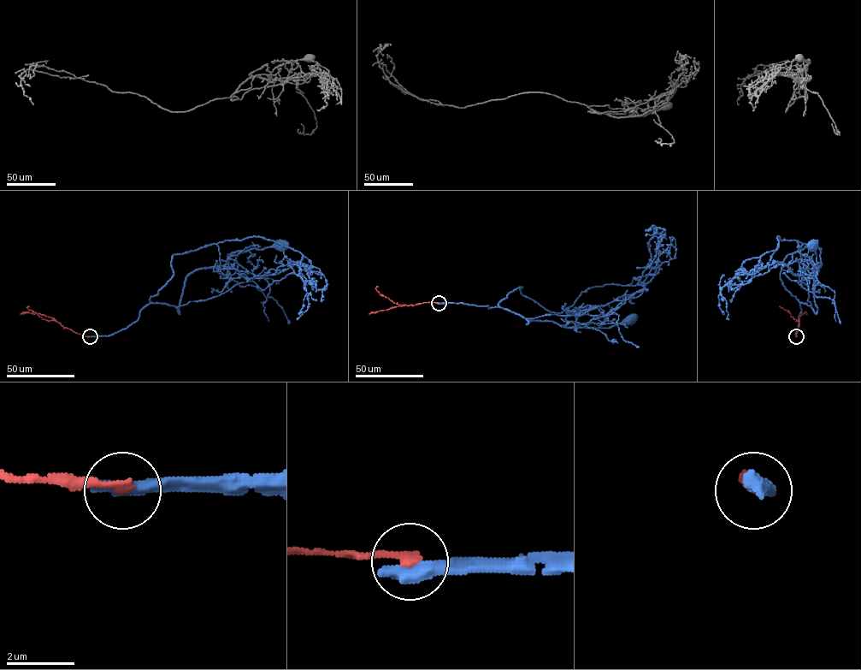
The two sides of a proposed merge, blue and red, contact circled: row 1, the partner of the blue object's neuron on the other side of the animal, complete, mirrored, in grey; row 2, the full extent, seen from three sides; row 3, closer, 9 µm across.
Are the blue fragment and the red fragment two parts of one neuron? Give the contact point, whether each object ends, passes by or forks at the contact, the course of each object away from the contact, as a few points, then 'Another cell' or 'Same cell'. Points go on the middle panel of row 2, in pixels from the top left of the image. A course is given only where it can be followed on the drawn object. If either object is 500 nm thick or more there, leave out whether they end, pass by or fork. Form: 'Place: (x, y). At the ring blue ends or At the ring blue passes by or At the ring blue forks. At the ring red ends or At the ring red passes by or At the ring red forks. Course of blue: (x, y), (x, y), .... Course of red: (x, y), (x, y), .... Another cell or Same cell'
Place: (439, 303). Course of blue: (438, 303), (499, 307), (522, 316), (527, 324), (530, 321), (551, 321), (575, 329), (611, 328), (632, 319). Course of red: (438, 303), (397, 305), (380, 294), (375, 289), (378, 286). Another cell

